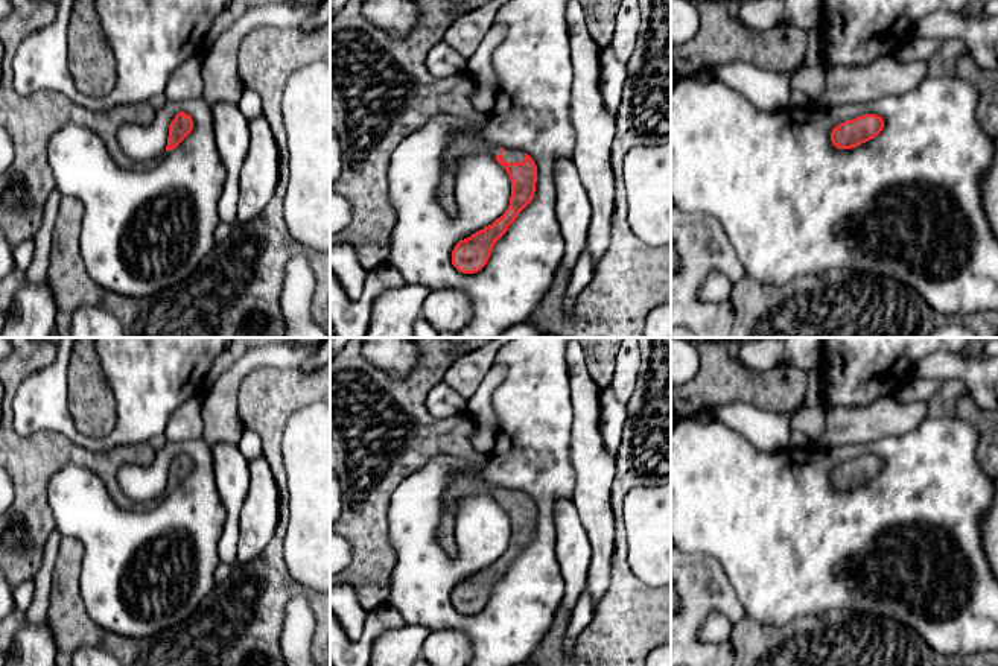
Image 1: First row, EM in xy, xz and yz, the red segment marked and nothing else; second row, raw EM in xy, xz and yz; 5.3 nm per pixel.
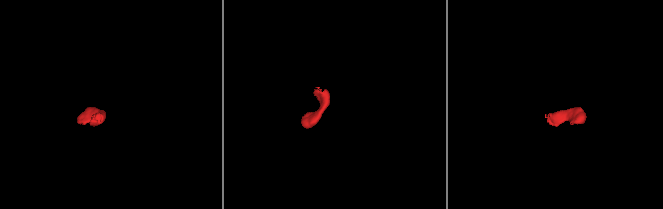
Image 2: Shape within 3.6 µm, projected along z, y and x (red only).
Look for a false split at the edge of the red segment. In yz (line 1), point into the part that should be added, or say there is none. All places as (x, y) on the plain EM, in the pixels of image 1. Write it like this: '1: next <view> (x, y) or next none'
1: next none

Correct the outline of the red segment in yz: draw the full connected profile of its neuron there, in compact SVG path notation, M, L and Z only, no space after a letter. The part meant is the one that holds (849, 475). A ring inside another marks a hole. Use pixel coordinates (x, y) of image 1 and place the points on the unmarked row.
M876 455L858 456L835 467L831 482L838 490L852 490L875 479L882 468L884 461Z

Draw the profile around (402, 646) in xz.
M415 623L383 633L373 643L370 666L414 666L429 634L431 630Z

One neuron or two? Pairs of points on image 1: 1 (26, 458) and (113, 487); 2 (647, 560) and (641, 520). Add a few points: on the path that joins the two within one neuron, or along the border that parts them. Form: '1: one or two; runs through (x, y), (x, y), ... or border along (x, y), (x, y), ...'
1: one; runs through (49, 456), (84, 456), (98, 464)
2: one; runs through (647, 551), (647, 529)

